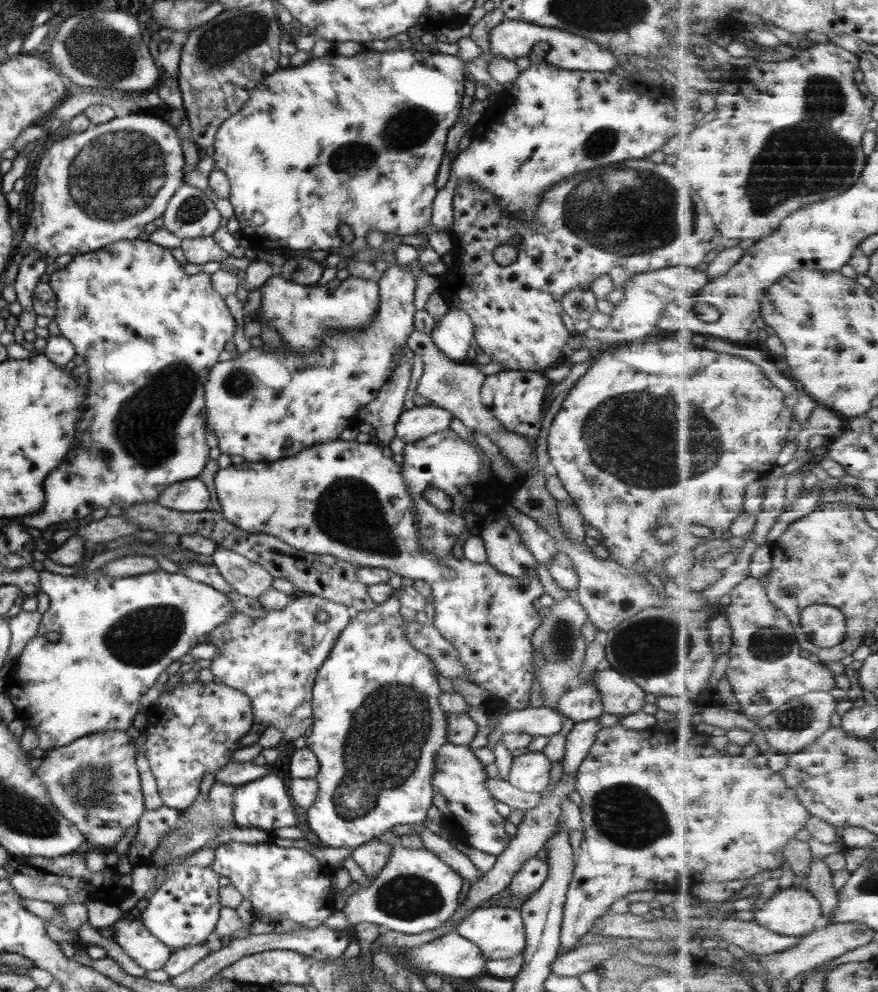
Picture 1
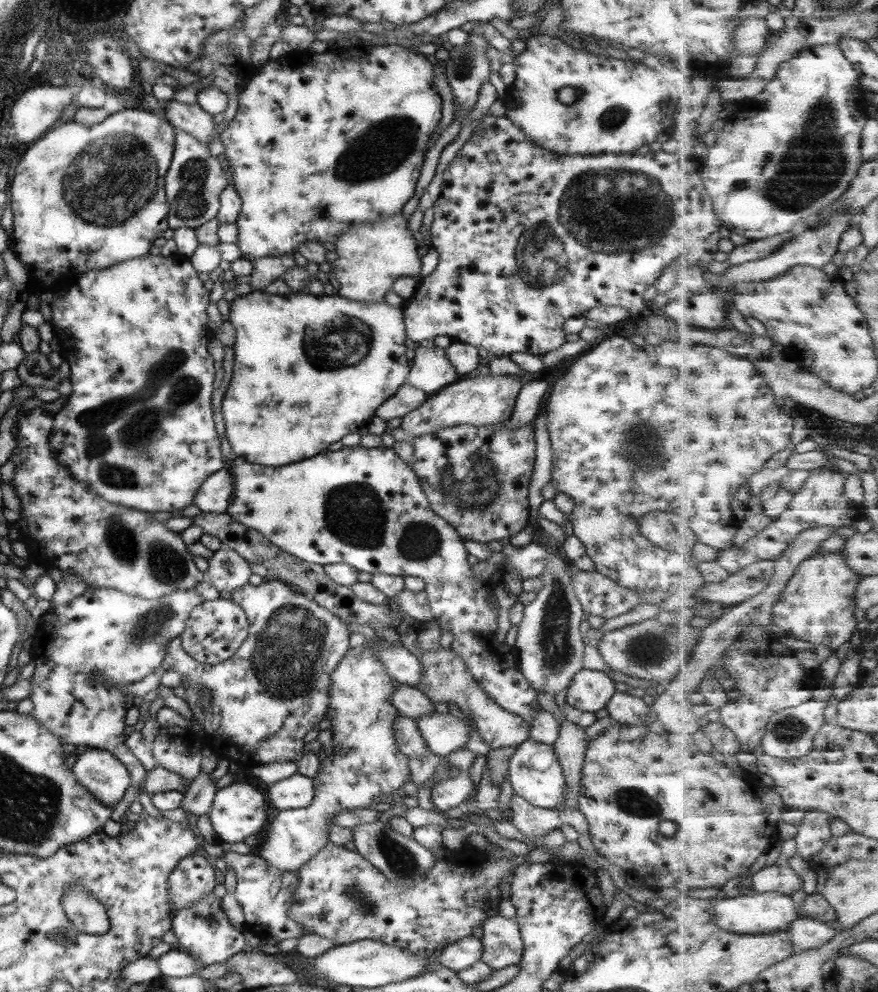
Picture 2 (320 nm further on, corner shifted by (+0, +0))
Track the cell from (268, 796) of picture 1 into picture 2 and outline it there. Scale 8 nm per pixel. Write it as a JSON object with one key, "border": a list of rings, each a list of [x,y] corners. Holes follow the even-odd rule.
{"border":[[[231,783],[221,789],[216,789],[207,816],[218,843],[232,843],[241,842],[246,836],[255,835],[262,830],[267,820],[265,811],[265,798],[261,790],[248,783]]]}

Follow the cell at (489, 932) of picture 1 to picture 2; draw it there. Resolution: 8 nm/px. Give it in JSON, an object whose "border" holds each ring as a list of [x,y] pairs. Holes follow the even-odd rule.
{"border":[[[469,936],[443,947],[438,961],[441,966],[457,972],[479,961],[480,955],[481,940]]]}

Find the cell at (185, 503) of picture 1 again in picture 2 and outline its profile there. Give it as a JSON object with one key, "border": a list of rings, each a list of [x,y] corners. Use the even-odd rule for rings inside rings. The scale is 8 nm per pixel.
{"border":[[[227,469],[209,475],[194,494],[193,506],[201,512],[225,513],[232,500],[233,483]]]}

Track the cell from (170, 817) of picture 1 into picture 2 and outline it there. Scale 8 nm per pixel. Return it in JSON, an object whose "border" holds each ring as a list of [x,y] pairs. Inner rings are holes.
{"border":[[[199,771],[196,776],[197,779],[184,791],[180,808],[198,817],[209,812],[216,788],[215,782],[208,778],[208,773]]]}

